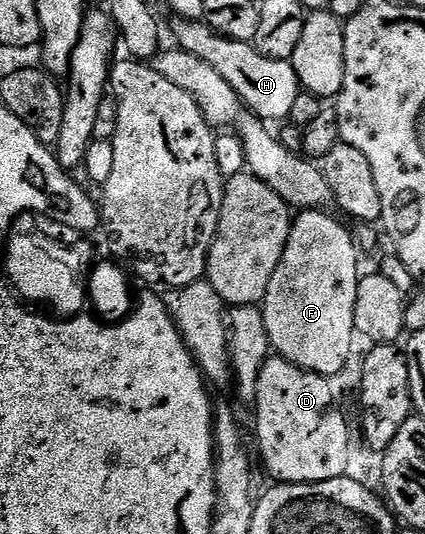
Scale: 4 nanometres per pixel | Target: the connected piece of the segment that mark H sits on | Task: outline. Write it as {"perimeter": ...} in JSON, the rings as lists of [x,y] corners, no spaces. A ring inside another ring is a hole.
{"perimeter":[[[175,18],[174,39],[179,48],[192,57],[200,57],[207,65],[212,65],[232,89],[242,98],[249,110],[253,111],[259,119],[271,121],[270,119],[289,120],[292,113],[292,105],[300,93],[300,84],[296,77],[296,69],[285,59],[273,59],[264,57],[254,46],[241,43],[235,39],[224,37],[211,29],[205,21],[197,19]]]}

